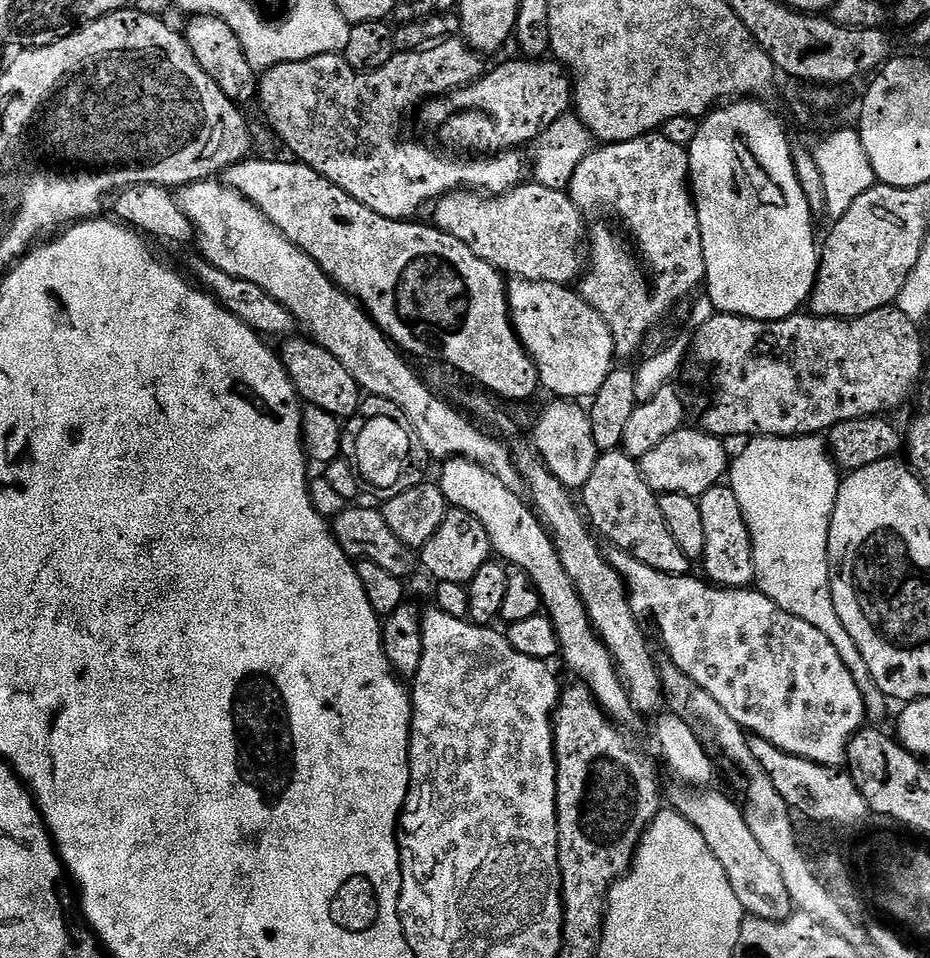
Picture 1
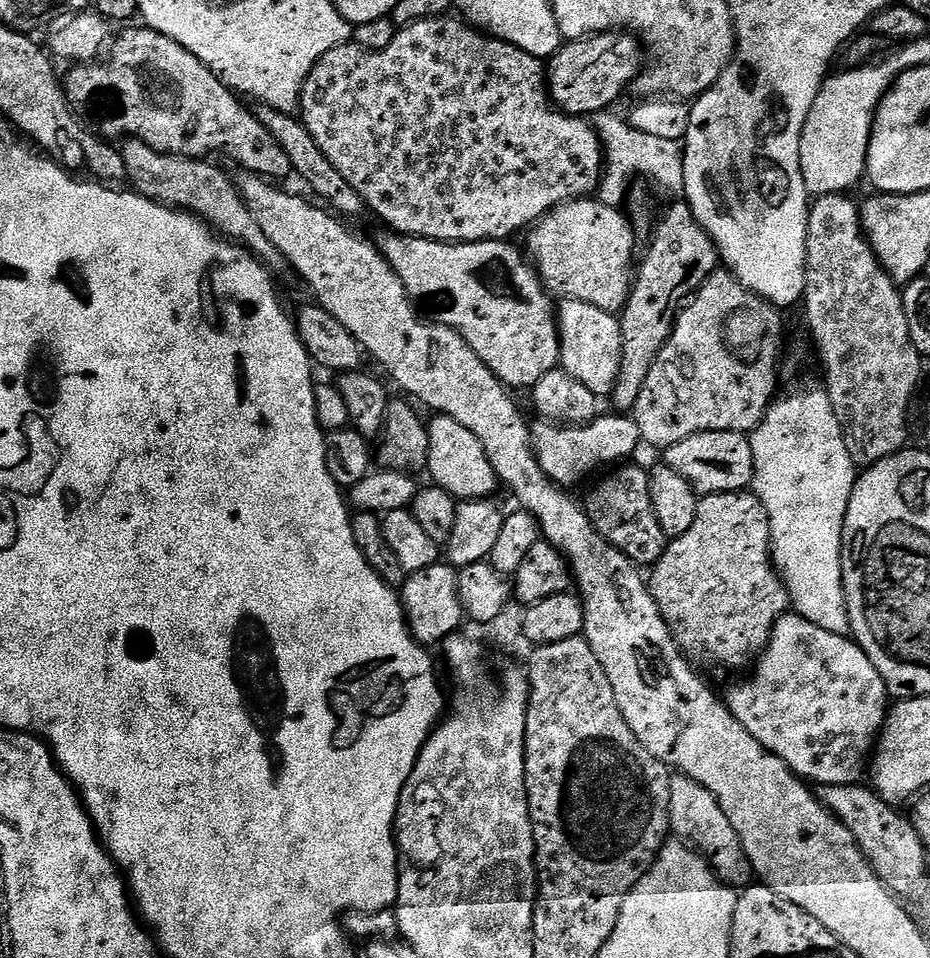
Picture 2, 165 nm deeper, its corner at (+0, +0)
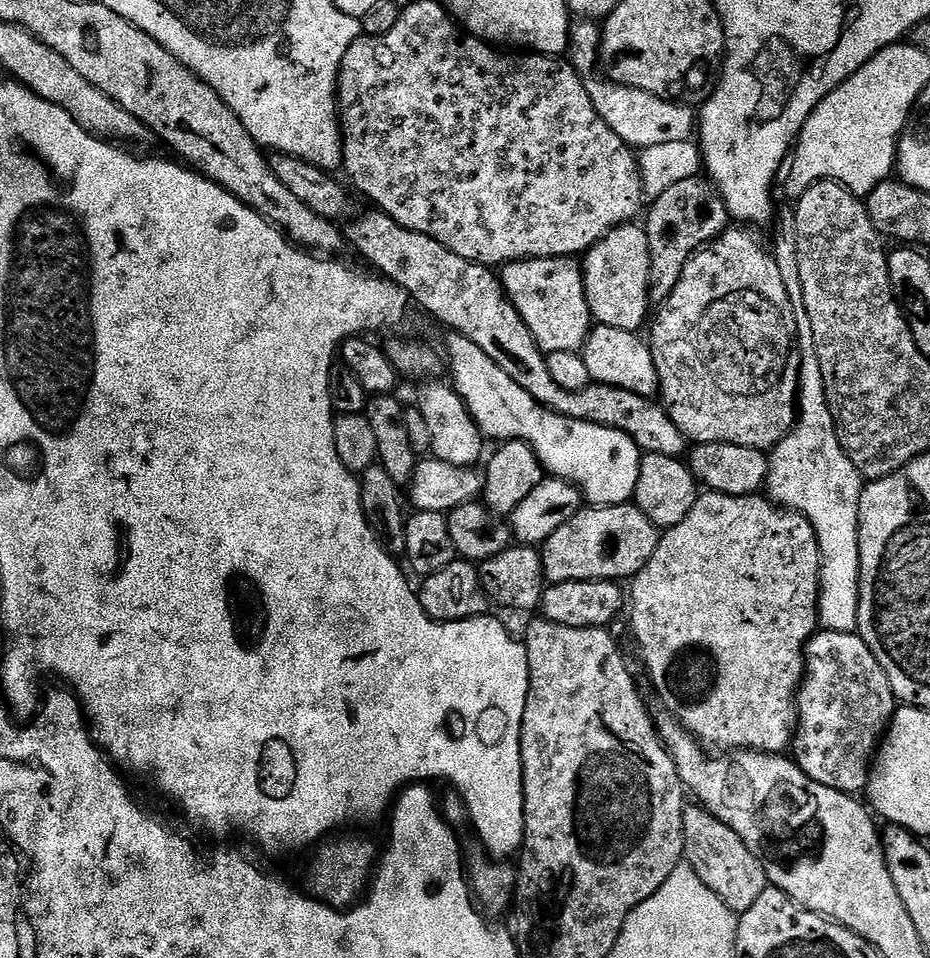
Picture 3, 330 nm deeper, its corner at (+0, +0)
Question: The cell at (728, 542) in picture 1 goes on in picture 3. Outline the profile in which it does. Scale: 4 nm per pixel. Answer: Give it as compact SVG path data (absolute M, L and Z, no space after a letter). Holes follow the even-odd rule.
M711 490L705 491L703 494L697 495L696 501L694 502L694 510L690 510L690 514L686 514L686 518L682 518L682 522L678 522L678 526L667 529L667 531L661 535L658 546L650 558L650 562L646 562L646 566L642 566L642 570L638 575L631 577L630 585L631 584L630 608L632 604L632 632L636 635L636 644L640 647L640 656L644 659L644 668L648 671L648 676L652 679L652 684L656 687L656 692L660 695L660 700L664 703L665 710L668 711L665 713L667 713L669 717L679 720L682 727L686 731L691 732L701 744L705 746L711 746L711 744L713 744L716 750L751 750L754 752L767 752L769 754L787 753L790 745L793 743L794 733L796 731L796 693L800 691L800 682L804 679L804 650L808 647L808 641L811 640L818 631L818 609L820 607L820 547L818 546L816 531L811 522L800 512L794 512L791 508L781 508L760 494L731 496L728 493Z

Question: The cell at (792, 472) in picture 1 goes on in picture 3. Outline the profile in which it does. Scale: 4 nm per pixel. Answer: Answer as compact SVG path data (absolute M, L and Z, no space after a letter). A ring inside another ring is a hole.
M784 216L778 224L779 220L775 225L774 255L786 294L790 294L790 306L794 306L794 322L798 325L800 394L795 424L768 456L766 496L781 508L800 512L814 526L820 547L819 627L826 632L856 632L860 596L859 498L864 493L865 481L840 445L836 423L826 398L822 362L818 362L814 330L810 330L810 314L806 311L806 297L802 295L802 274L798 270L793 217Z

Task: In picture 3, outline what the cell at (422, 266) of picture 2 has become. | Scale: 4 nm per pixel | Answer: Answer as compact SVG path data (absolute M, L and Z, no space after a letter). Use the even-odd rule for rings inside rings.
M547 256L537 260L514 260L503 265L499 277L508 300L526 322L541 352L580 352L583 349L594 321L586 302L584 269L575 259Z

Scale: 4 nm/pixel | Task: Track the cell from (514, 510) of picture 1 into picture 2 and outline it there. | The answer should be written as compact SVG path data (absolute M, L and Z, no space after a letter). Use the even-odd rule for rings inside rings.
M433 415L427 421L430 450L428 451L427 475L432 475L431 483L438 488L445 488L457 501L487 500L498 488L496 471L490 466L490 458L486 458L486 450L482 450L482 442L466 430L454 418Z

